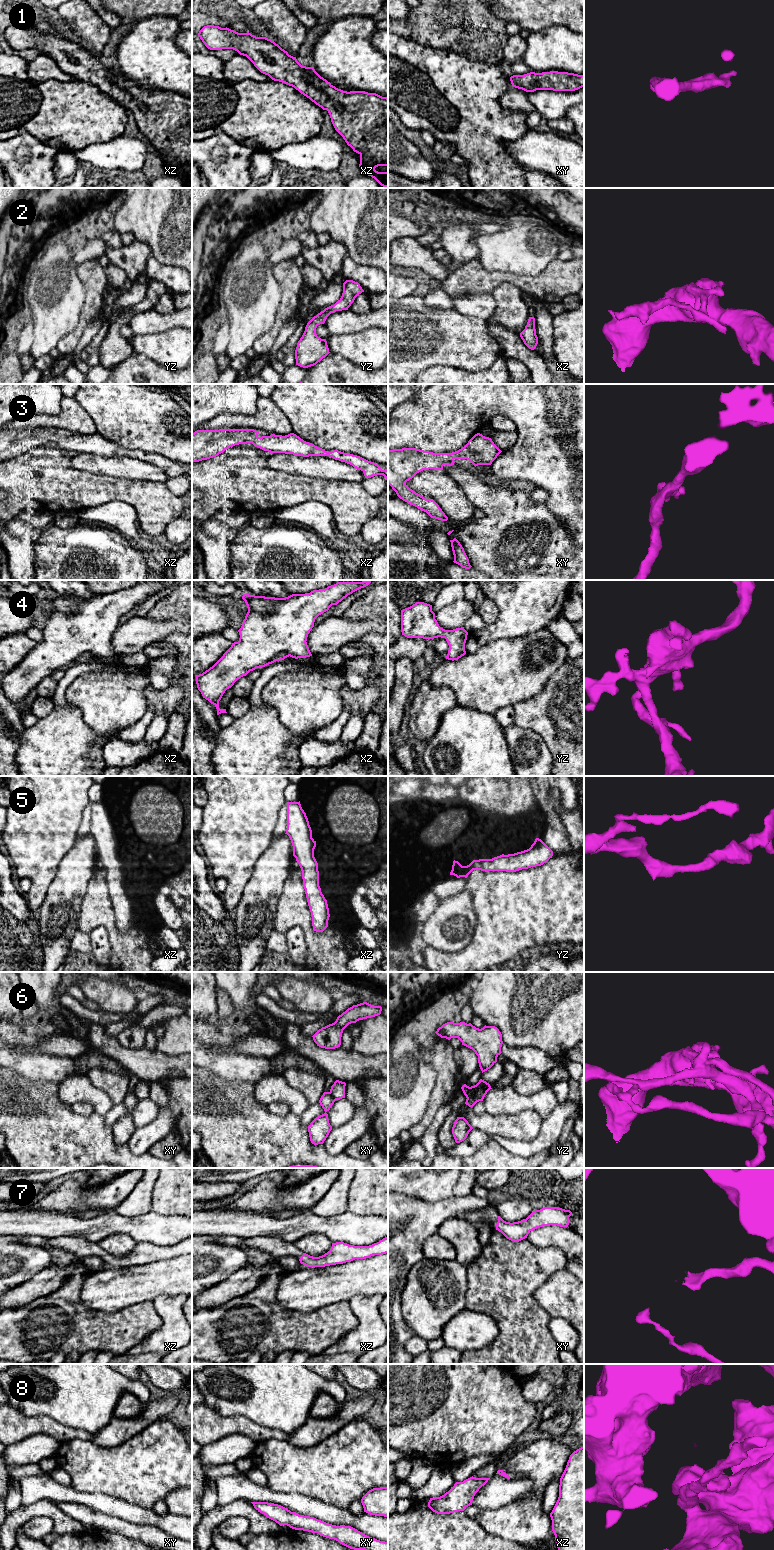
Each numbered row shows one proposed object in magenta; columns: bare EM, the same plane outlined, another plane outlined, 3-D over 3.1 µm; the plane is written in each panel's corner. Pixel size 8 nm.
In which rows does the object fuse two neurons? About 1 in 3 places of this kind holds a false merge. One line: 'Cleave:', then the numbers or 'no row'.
Cleave: 6

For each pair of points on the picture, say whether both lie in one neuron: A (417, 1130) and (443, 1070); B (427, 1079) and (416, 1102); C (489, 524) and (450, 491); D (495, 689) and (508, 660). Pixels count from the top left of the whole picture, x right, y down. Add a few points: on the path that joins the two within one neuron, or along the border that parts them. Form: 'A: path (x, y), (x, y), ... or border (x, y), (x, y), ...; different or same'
A: path (429, 1115), (436, 1100), (443, 1092), (443, 1085); same
B: path (421, 1085), (416, 1090), (416, 1096); same
C: border (462, 489), (467, 498), (477, 508); different
D: path (495, 682), (494, 677), (504, 667); same

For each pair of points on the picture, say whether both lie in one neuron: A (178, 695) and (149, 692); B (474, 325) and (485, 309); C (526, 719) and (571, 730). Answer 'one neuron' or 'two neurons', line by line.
A: one neuron
B: two neurons
C: one neuron

